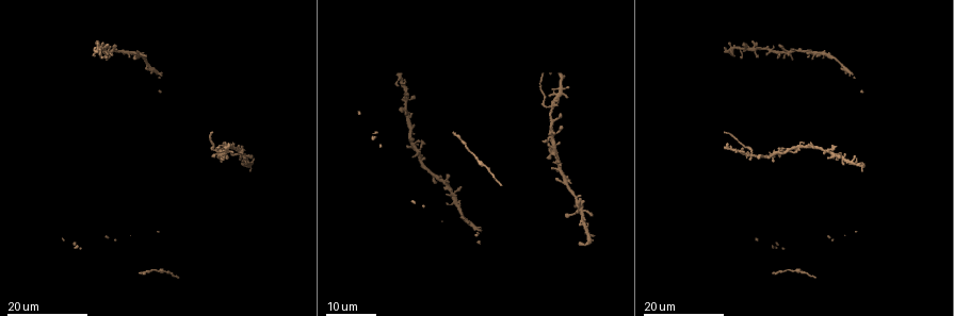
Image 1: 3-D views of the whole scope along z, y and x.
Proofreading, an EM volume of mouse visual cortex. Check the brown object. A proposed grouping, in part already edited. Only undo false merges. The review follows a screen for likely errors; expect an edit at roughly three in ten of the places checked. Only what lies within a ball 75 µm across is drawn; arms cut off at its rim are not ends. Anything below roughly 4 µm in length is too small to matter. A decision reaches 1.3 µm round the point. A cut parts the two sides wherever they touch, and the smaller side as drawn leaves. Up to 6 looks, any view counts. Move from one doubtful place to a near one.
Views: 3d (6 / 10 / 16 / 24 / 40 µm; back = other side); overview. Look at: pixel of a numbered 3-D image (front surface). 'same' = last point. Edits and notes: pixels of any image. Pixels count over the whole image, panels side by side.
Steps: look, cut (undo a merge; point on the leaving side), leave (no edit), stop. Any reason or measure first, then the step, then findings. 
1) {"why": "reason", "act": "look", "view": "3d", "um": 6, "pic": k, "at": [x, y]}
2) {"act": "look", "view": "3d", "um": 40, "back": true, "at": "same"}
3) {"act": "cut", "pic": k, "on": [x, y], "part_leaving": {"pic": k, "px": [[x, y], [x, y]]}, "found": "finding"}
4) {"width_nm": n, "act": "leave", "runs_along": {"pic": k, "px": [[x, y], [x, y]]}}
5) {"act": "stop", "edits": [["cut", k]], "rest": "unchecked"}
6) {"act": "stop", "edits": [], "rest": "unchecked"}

{"why": "looks like a crossing", "act": "look", "view": "3d", "um": 24, "pic": 1, "at": [565, 183]}

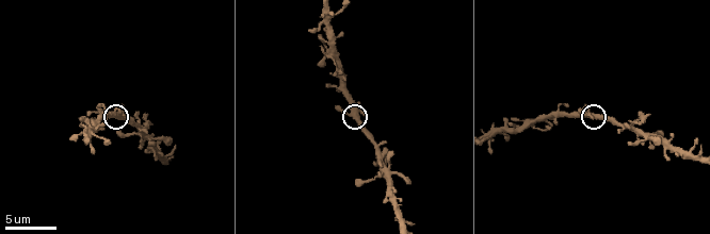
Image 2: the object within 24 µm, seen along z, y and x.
{"why": "zoom in", "act": "look", "view": "3d", "um": 10, "pic": 2, "at": [353, 112]}

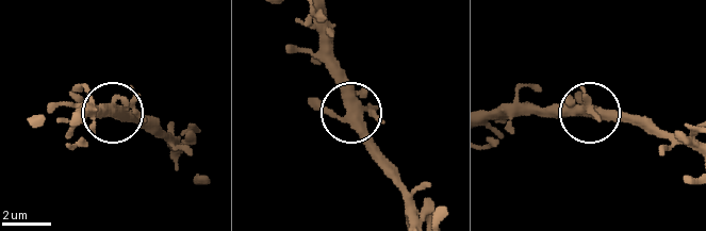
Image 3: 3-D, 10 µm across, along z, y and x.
{"arms": 4, "act": "leave", "runs_along": {"pic": 3, "px": [[342, 98], [358, 133], [387, 161]]}, "found": "continuous, no second cell"}

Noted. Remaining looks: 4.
{"why": "four-way junction", "act": "look", "view": "3d", "um": 24, "pic": 1, "at": [549, 132]}

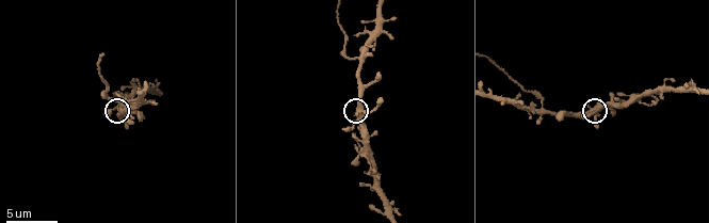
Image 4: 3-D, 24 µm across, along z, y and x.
{"act": "look", "view": "3d", "um": 6, "pic": 4, "at": [362, 108]}

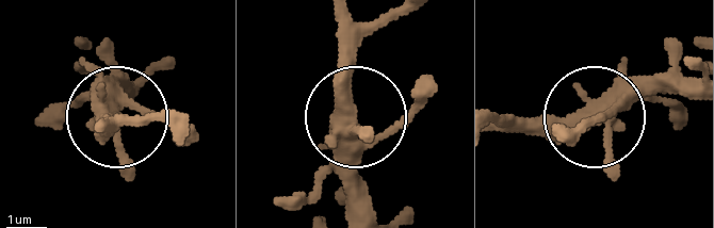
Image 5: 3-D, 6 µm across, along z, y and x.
{"side_arm_um": 16, "arms": 4, "act": "leave", "found": "all the same cell"}

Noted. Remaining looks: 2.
{"why": "looks like a crossing", "act": "look", "view": "3d", "um": 6, "pic": 4, "at": [360, 58]}

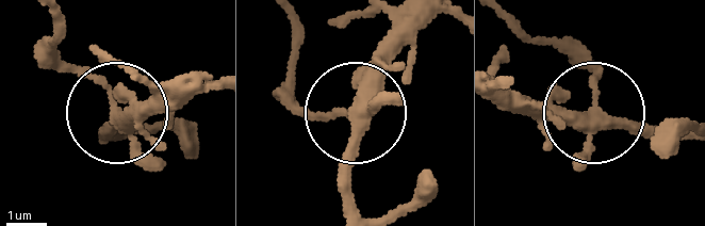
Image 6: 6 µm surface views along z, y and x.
{"act": "look", "view": "3d", "um": 6, "back": true, "pic": 6, "at": [593, 106]}

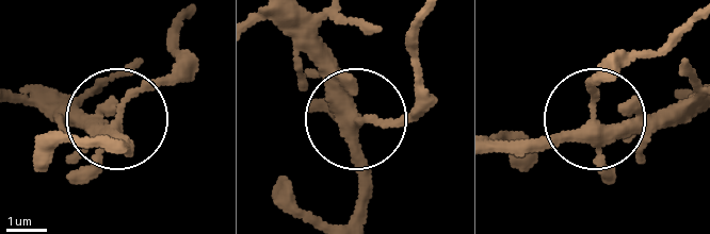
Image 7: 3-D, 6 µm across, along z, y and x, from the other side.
{"arms": 4, "act": "cut", "pic": 7, "on": [183, 74], "part_leaving": {"pic": 7, "px": [[133, 93], [177, 76], [183, 21]]}, "found": "a second cell is stuck on"}

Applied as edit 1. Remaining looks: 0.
{"act": "stop", "edits": [["cut", 7]], "rest": "unchecked"}

